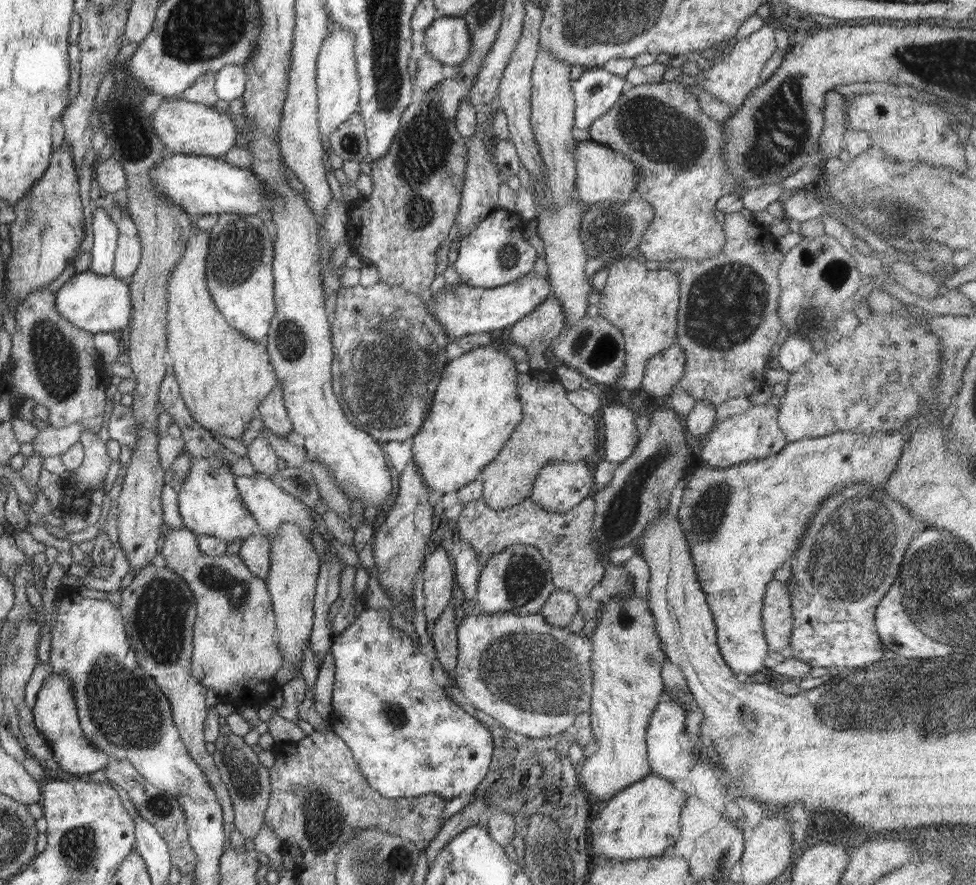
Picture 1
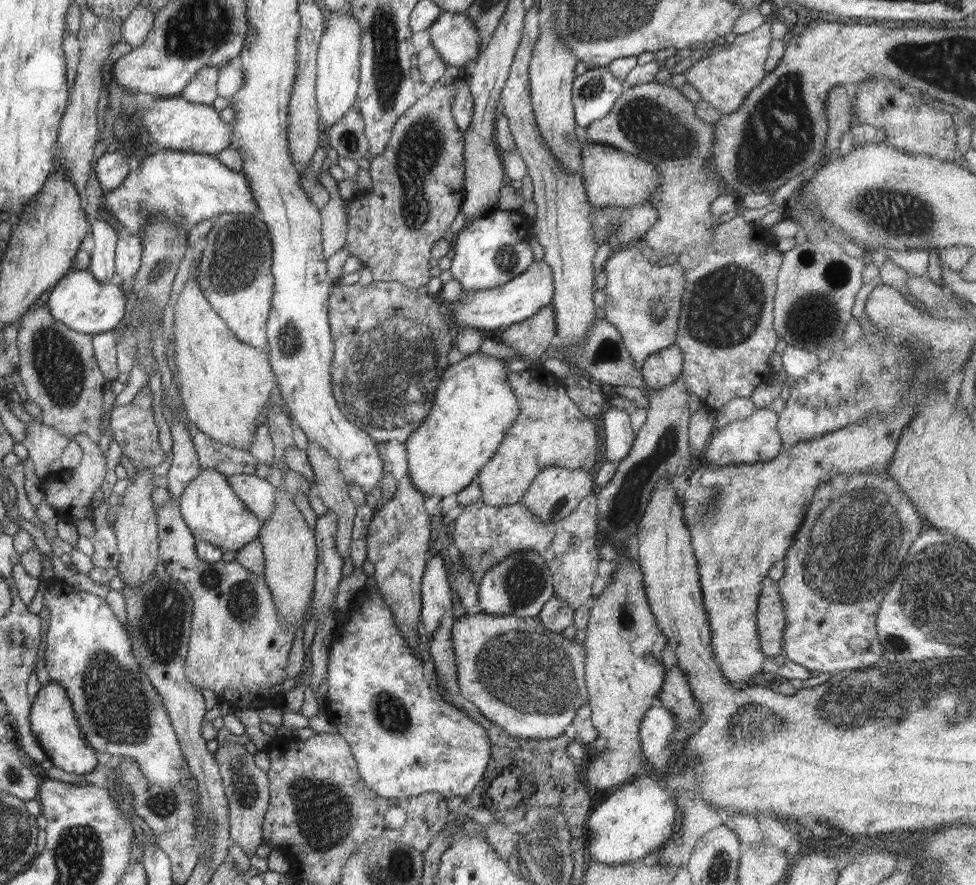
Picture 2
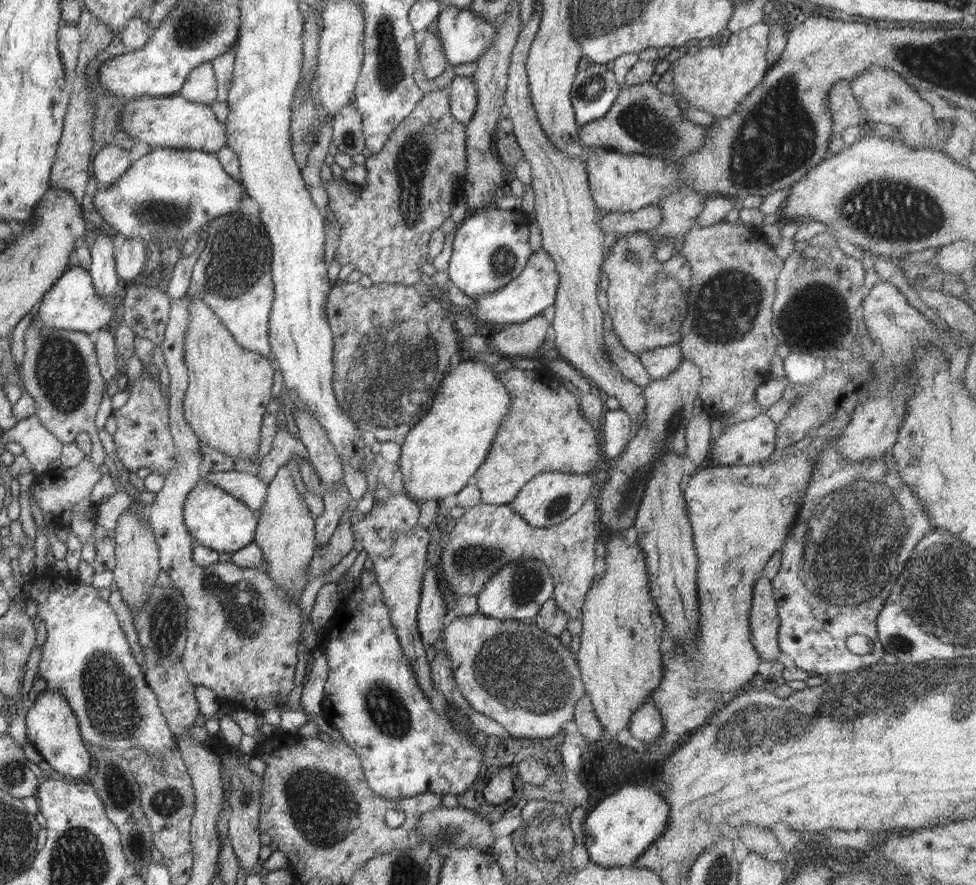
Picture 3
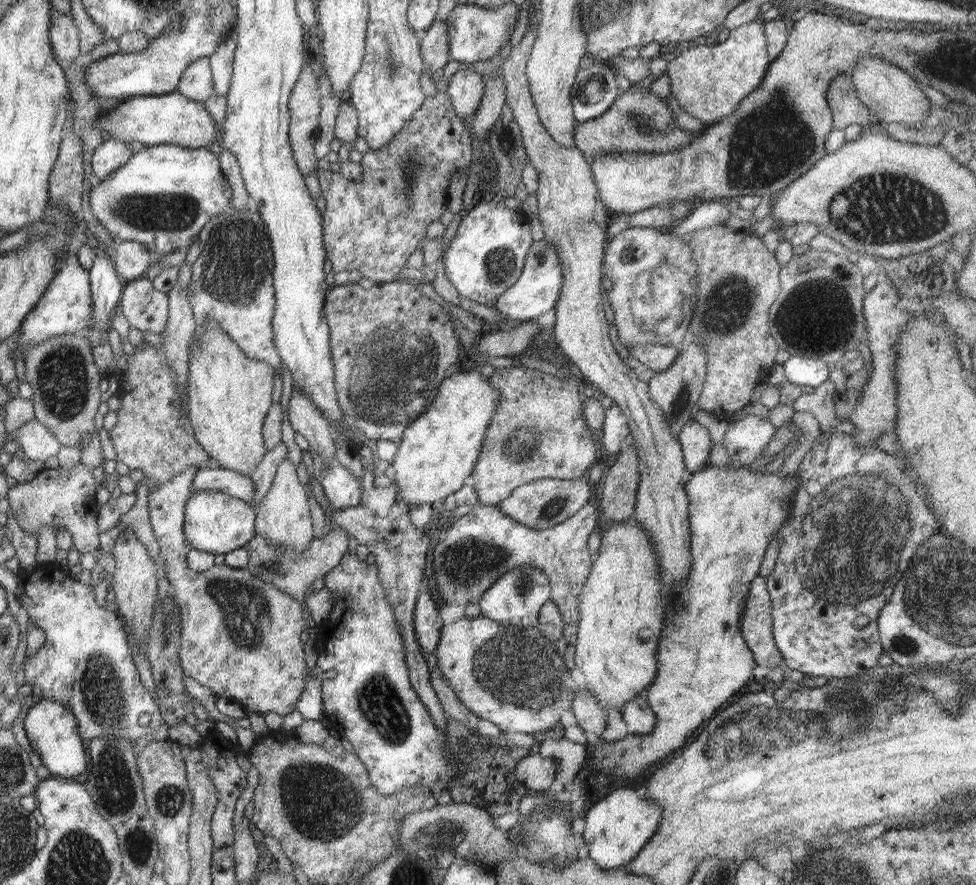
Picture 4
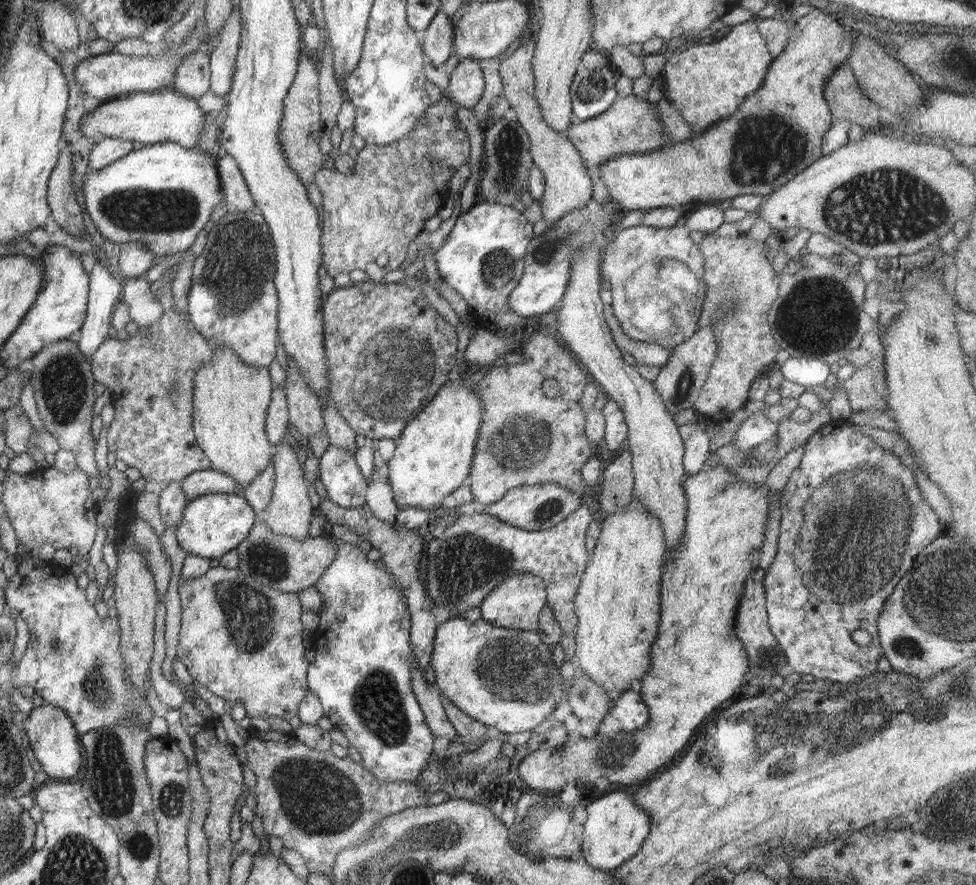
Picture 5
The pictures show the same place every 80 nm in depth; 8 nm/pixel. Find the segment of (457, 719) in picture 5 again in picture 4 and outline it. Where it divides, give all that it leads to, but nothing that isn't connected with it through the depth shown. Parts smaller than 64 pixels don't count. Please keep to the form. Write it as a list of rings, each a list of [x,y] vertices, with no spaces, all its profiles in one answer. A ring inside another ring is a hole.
[[[438,667],[431,673],[431,683],[437,692],[443,710],[450,716],[450,721],[459,722],[462,726],[470,729],[470,731],[476,731],[478,717],[472,713],[472,710],[468,710],[464,703],[457,698],[457,694],[453,692],[449,682],[441,676]]]

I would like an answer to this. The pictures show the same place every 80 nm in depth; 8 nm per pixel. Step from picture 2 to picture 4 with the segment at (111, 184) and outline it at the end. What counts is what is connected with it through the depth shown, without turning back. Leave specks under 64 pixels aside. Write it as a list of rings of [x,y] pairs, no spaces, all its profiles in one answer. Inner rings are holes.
[[[108,137],[104,144],[100,144],[94,150],[94,154],[91,156],[92,172],[99,179],[99,182],[102,182],[114,170],[124,166],[132,155],[132,150],[128,148],[126,142],[120,142]]]

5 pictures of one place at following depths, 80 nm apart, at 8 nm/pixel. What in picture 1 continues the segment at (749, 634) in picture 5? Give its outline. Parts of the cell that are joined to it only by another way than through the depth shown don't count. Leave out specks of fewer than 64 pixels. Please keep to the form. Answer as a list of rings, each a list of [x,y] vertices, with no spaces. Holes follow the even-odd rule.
[[[768,582],[762,608],[763,633],[770,652],[782,650],[791,637],[792,599],[784,582]]]

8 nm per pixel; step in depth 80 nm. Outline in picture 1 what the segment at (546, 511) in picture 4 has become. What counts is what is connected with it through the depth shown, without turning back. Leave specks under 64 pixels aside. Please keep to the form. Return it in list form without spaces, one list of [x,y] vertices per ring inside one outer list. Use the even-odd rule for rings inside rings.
[[[554,462],[540,469],[534,481],[529,498],[544,510],[564,514],[580,504],[596,490],[592,466],[586,462]]]

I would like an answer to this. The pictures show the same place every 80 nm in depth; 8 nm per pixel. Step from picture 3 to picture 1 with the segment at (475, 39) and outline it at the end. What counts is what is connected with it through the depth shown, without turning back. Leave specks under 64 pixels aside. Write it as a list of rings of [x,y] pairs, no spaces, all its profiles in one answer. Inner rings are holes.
[[[441,15],[425,33],[427,52],[443,65],[459,66],[467,61],[471,36],[464,17]]]

